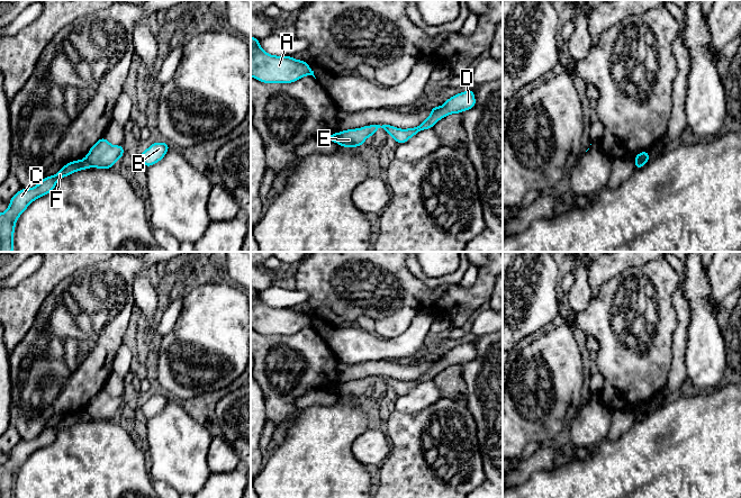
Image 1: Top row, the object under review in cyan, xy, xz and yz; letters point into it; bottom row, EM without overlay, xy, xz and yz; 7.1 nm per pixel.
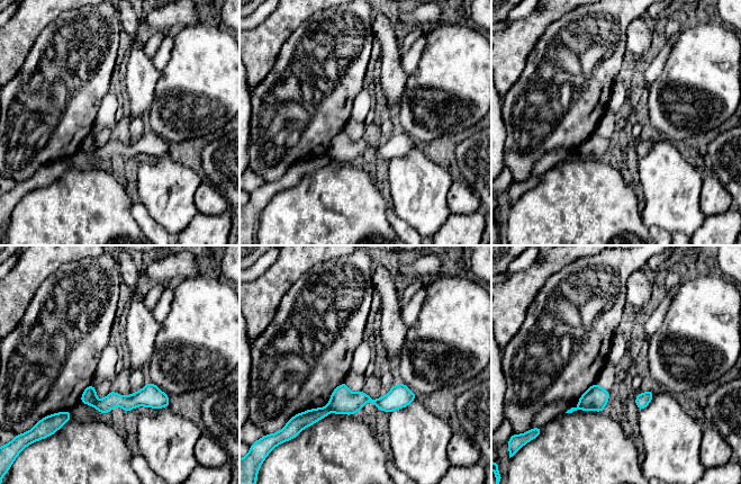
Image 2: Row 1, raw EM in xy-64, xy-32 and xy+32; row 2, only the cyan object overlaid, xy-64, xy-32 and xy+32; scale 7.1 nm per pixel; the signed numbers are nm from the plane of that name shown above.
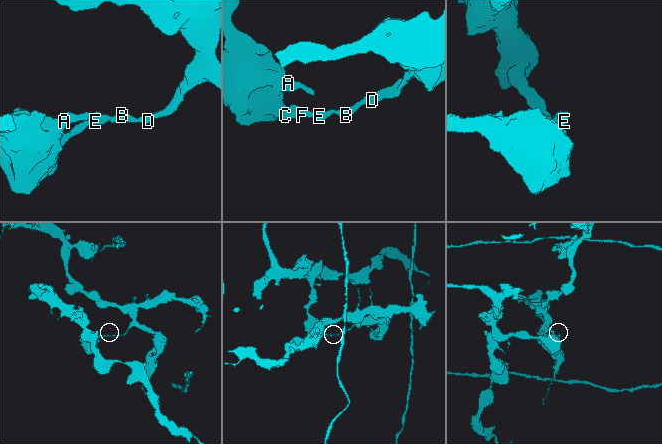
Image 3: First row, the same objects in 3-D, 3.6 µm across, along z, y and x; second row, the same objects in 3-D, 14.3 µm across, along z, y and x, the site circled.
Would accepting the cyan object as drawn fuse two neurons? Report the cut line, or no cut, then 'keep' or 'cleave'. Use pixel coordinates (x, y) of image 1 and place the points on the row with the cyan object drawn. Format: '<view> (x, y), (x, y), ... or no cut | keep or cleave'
xz (339, 133), (336, 142) | cleave

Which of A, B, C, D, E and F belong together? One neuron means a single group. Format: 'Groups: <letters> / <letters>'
Groups: A C F / B D E

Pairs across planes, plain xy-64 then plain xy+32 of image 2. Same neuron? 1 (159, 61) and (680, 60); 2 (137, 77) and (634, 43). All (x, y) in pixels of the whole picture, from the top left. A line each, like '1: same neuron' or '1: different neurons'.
1: different neurons
2: same neuron

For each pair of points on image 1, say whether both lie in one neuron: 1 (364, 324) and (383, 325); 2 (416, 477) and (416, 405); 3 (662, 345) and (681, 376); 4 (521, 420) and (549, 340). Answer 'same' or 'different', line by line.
1: different
2: different
3: different
4: same

